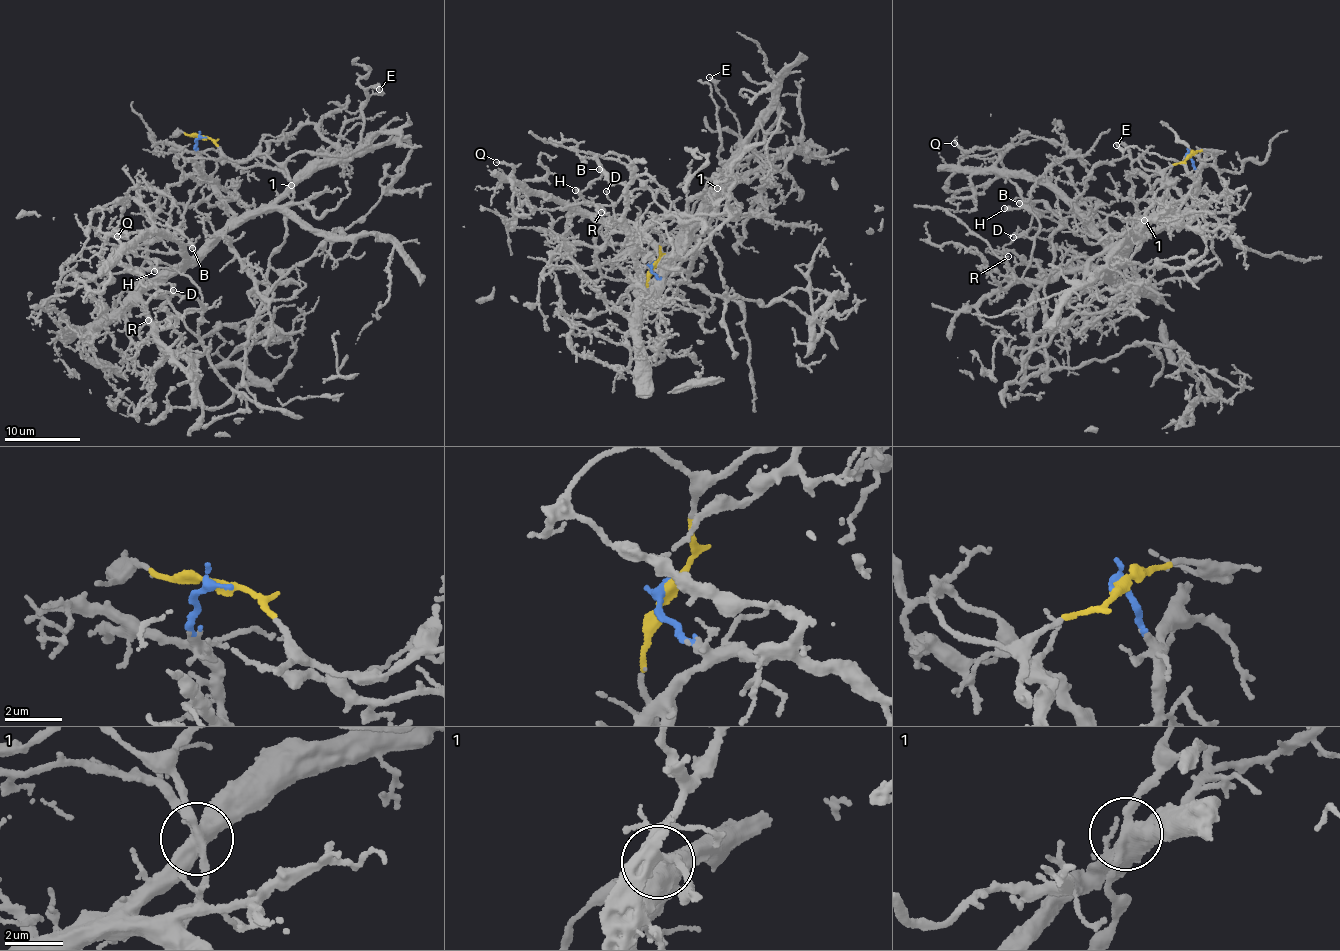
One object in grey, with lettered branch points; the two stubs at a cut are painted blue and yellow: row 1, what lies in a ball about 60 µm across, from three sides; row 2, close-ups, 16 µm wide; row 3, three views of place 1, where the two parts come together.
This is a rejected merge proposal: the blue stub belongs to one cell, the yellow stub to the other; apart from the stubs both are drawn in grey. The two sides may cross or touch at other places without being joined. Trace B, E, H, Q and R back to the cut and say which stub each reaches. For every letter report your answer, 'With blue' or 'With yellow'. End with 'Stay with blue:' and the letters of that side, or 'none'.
B: With blue
E: With blue
H: With yellow
Q: With blue
R: With blue
Stay with blue: B, E, Q, R

